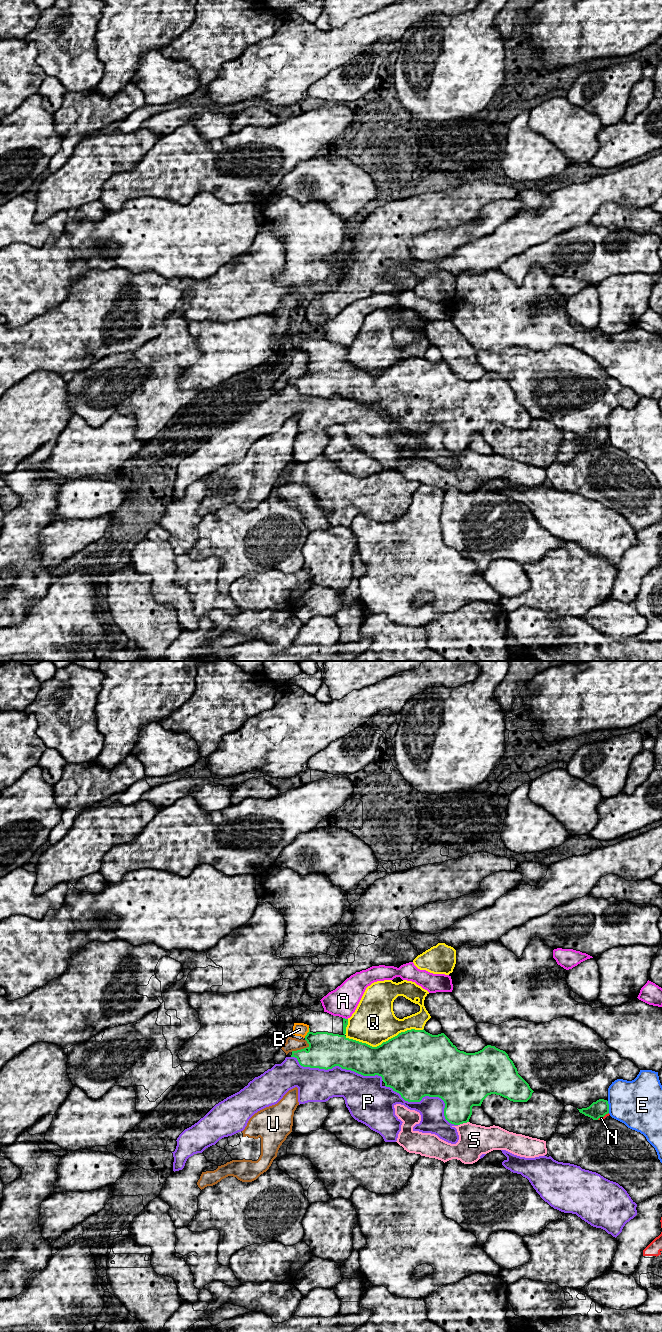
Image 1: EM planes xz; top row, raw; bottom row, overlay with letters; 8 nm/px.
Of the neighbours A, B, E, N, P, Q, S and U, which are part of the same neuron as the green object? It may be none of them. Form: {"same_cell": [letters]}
{"same_cell": []}

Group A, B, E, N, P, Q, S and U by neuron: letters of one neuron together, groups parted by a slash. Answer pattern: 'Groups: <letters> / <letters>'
Groups: A / B U / E / N / P / Q / S

